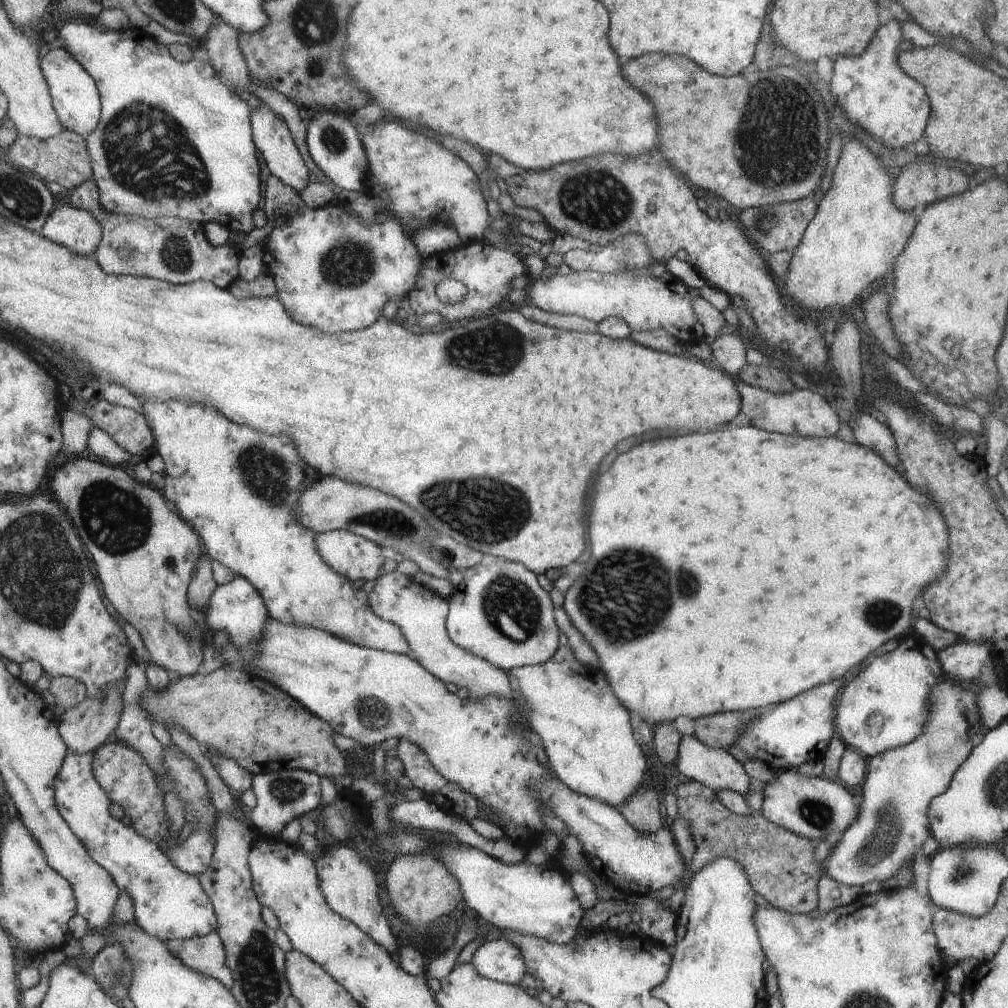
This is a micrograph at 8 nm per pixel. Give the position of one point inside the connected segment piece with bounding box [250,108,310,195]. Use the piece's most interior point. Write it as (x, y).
(271, 134)

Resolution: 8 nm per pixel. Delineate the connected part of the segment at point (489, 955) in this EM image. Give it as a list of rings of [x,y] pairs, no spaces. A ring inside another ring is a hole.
[[[505,939],[486,941],[476,951],[470,963],[482,976],[511,985],[518,985],[522,977],[527,974],[522,953]]]

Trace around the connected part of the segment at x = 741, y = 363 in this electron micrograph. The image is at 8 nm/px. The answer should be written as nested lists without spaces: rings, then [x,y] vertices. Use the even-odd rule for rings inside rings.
[[[721,333],[709,347],[713,352],[714,365],[733,378],[736,378],[748,364],[746,348],[736,335]]]

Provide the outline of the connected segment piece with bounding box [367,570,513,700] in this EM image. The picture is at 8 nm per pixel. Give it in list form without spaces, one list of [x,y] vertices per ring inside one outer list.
[[[393,571],[380,575],[372,591],[367,594],[370,610],[382,620],[390,621],[402,631],[410,652],[430,674],[443,683],[452,682],[460,689],[469,690],[470,697],[496,695],[513,699],[508,675],[483,658],[474,656],[470,651],[460,648],[450,640],[446,621],[449,613],[449,601],[442,599],[433,590],[422,586],[401,572]]]

